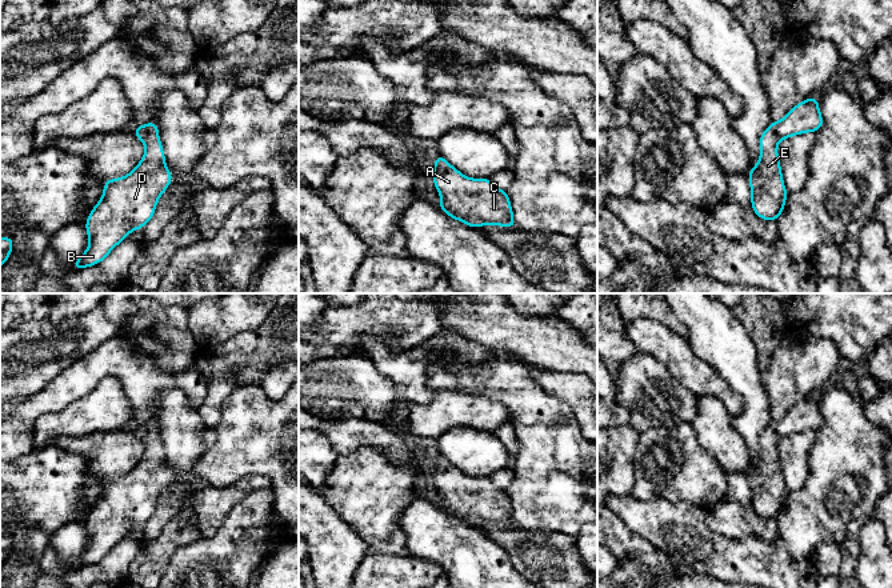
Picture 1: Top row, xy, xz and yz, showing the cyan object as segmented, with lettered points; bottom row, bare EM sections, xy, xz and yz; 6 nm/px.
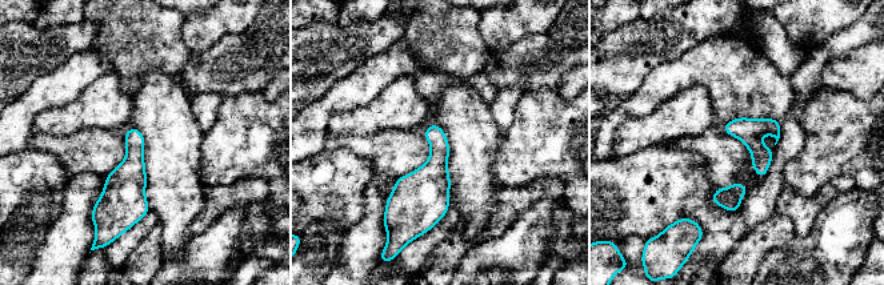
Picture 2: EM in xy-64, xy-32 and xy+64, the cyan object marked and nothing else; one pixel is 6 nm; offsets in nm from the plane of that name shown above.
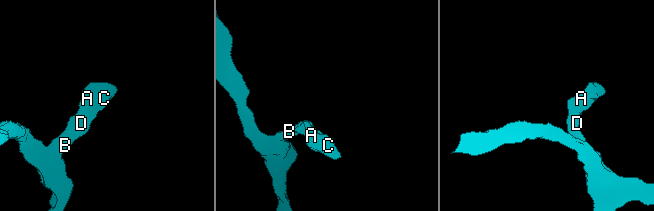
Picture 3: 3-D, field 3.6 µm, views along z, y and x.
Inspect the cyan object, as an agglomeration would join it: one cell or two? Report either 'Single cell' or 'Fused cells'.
Single cell

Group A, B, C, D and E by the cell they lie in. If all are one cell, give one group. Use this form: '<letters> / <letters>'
A B C D E

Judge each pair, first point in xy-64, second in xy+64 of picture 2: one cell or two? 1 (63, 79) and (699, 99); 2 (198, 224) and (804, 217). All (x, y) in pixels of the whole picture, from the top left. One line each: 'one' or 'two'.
1: two
2: one

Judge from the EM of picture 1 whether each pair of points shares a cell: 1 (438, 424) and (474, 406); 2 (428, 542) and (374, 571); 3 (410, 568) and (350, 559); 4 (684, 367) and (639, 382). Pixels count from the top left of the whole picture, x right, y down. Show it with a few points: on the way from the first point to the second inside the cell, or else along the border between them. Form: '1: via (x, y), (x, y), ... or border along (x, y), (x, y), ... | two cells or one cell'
1: via (447, 415), (452, 410), (464, 410) | one cell
2: border along (406, 552), (432, 559), (436, 563) | two cells
3: border along (366, 555), (354, 574) | two cells
4: border along (644, 352), (658, 359), (692, 392) | two cells

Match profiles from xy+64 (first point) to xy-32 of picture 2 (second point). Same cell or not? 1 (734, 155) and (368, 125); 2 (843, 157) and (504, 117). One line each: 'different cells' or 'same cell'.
1: different cells
2: different cells

